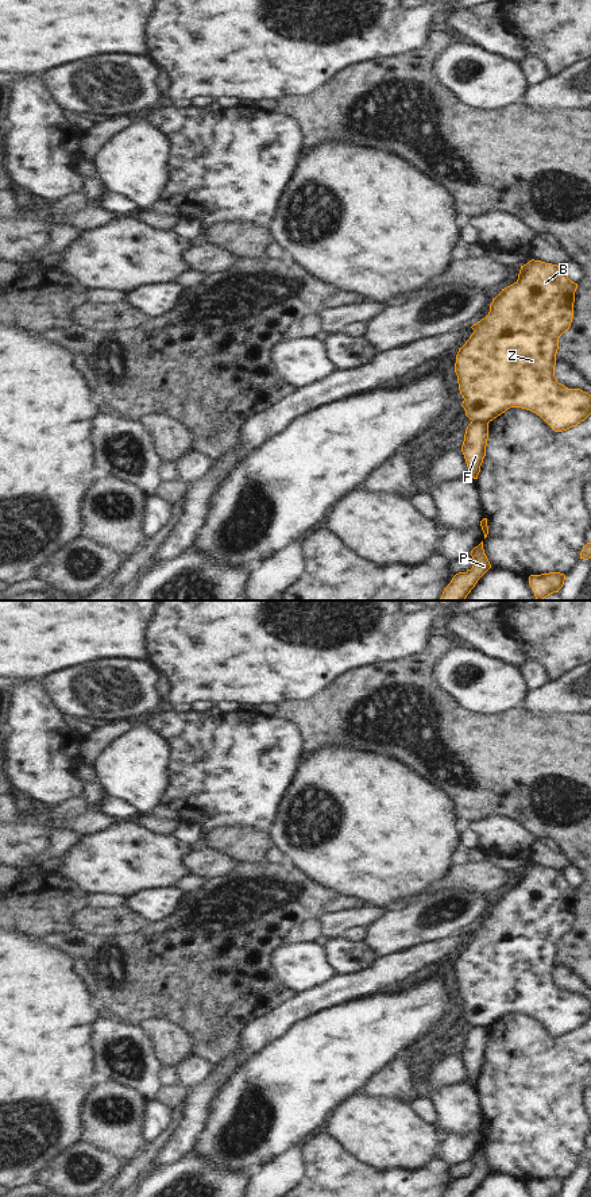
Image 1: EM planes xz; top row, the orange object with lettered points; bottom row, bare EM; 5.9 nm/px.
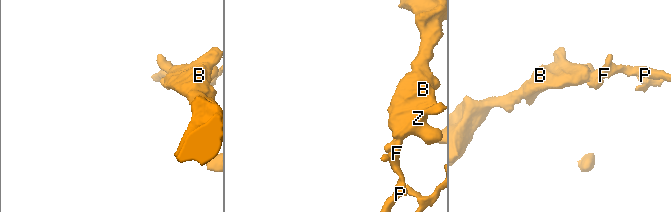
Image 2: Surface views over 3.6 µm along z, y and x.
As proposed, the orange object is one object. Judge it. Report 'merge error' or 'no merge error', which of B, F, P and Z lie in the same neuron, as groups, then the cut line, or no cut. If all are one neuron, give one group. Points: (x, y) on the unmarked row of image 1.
merge error; B Z / F P; cut in xz along (472, 1024), (485, 1024), (487, 1027)

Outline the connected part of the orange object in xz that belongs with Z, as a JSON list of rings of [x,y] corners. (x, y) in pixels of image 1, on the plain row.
[[[532,864],[526,869],[521,870],[518,884],[513,889],[502,893],[502,896],[495,903],[492,903],[488,919],[471,931],[475,937],[470,941],[466,949],[459,953],[459,957],[456,959],[455,977],[457,980],[460,999],[464,1003],[461,1011],[464,1012],[466,1020],[470,1024],[490,1027],[510,1012],[522,1012],[540,1020],[555,1036],[563,1036],[572,1031],[576,1031],[591,1019],[591,1000],[580,993],[565,992],[564,989],[559,988],[555,981],[559,943],[571,931],[573,923],[576,893],[578,888],[572,887],[568,883],[561,870]]]

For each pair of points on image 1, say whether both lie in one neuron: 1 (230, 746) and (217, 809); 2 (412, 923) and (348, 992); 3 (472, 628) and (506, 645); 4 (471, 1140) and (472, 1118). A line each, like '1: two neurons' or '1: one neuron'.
1: one neuron
2: two neurons
3: one neuron
4: two neurons

